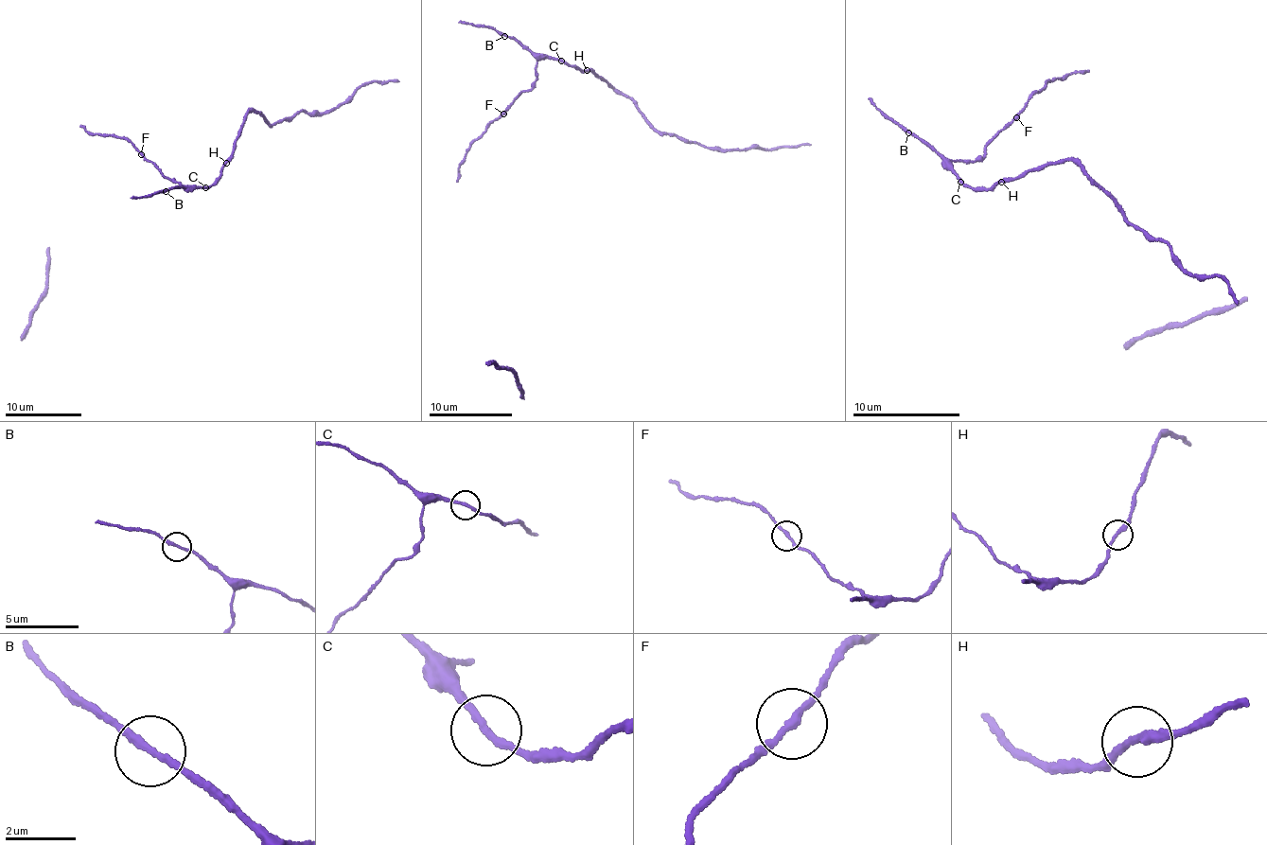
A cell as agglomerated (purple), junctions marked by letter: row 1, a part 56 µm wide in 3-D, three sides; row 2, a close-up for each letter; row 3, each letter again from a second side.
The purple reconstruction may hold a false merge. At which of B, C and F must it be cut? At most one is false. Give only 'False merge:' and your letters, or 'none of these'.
False merge: none of these

